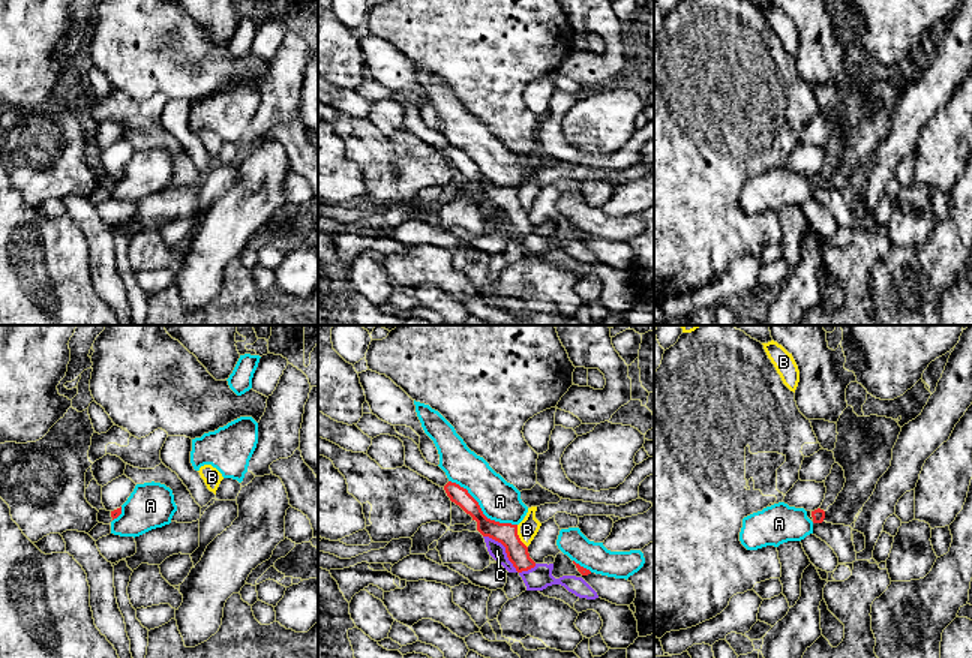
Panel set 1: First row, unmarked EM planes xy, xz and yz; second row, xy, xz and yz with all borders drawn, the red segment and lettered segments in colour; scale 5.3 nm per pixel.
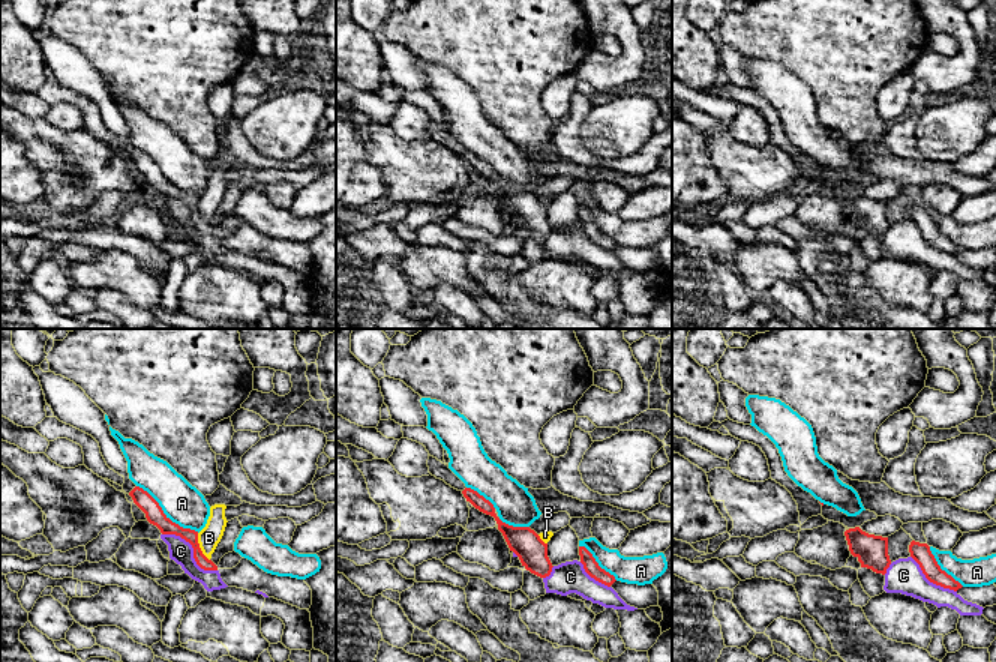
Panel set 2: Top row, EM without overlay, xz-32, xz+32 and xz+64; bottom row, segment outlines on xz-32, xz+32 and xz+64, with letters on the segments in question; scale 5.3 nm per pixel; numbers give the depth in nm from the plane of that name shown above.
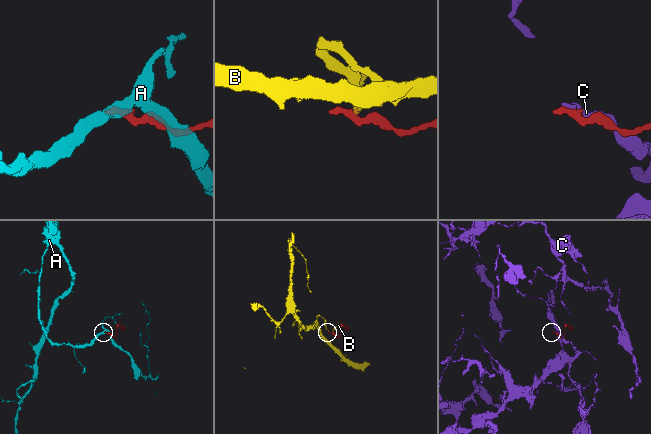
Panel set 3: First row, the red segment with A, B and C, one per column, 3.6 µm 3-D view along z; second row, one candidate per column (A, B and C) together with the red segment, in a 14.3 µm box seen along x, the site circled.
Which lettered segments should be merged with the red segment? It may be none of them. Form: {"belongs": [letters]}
{"belongs": []}

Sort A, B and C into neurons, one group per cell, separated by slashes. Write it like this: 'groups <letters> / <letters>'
groups A / B / C

